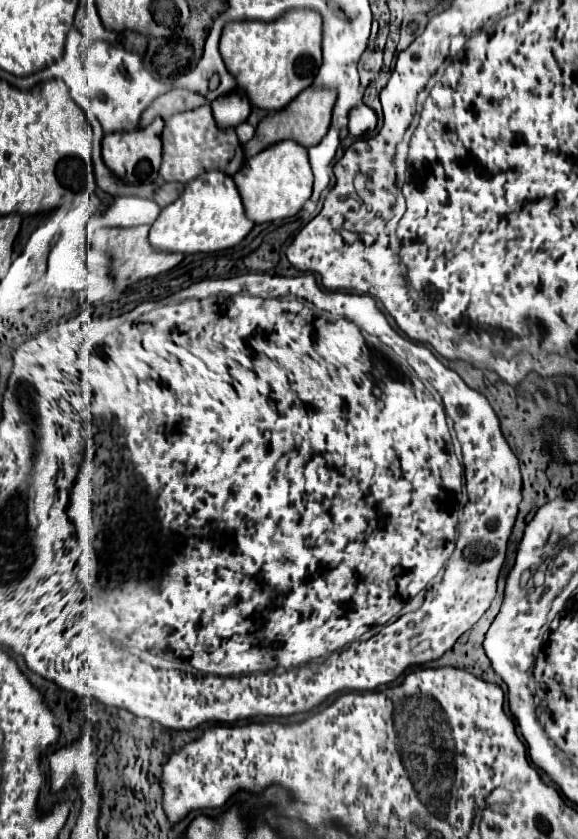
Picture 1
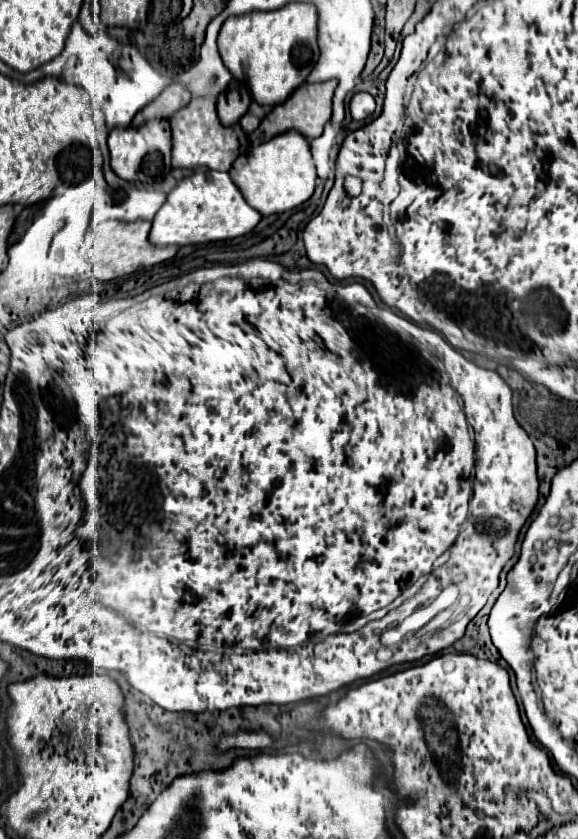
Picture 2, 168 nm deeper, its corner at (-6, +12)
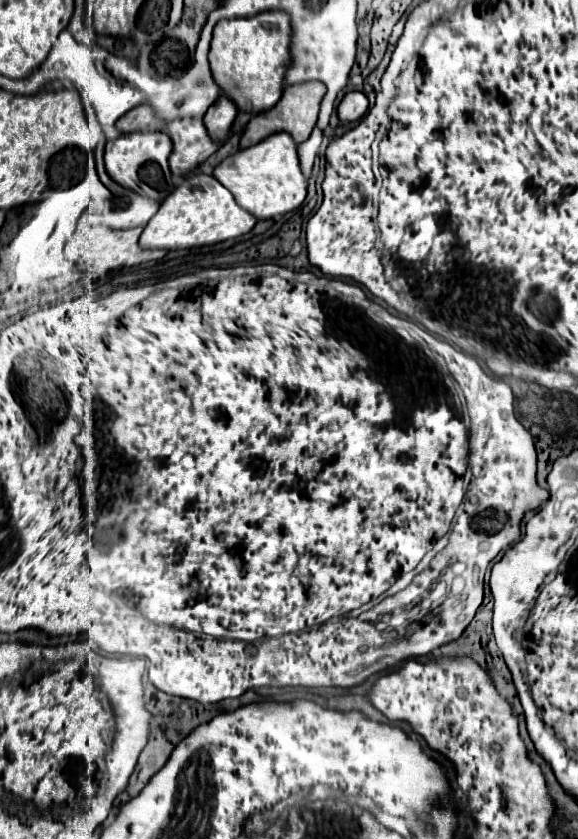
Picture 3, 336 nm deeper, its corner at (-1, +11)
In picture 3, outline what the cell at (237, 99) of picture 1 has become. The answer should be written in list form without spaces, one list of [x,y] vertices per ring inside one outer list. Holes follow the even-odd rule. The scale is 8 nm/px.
[[[220,95],[204,115],[204,125],[208,129],[208,135],[214,141],[222,143],[230,133],[230,127],[232,127],[236,113],[238,113],[236,105],[226,95]]]

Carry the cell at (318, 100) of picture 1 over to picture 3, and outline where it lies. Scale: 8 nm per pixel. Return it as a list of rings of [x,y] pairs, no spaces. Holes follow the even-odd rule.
[[[310,81],[310,83],[300,83],[300,85],[286,85],[284,91],[282,91],[282,97],[280,101],[268,109],[268,111],[262,111],[258,115],[254,115],[244,131],[242,131],[242,137],[240,137],[240,147],[246,149],[246,147],[252,147],[256,143],[260,143],[262,139],[266,139],[268,135],[272,133],[280,133],[280,131],[286,131],[292,135],[292,139],[296,143],[302,143],[310,137],[314,125],[316,125],[316,119],[318,119],[318,107],[320,107],[320,101],[326,93],[326,85],[320,83],[320,81]]]

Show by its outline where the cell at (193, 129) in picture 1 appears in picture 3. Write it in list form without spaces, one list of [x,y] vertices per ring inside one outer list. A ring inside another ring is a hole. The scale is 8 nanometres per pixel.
[[[176,119],[168,125],[168,135],[174,143],[174,151],[170,155],[172,173],[188,173],[220,147],[210,139],[202,119]]]

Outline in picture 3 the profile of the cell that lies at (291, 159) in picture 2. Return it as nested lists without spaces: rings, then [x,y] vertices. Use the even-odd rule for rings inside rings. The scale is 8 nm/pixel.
[[[274,133],[258,145],[226,157],[218,167],[214,167],[212,175],[230,189],[242,209],[260,221],[294,211],[306,199],[306,177],[300,171],[296,143],[286,133]]]

